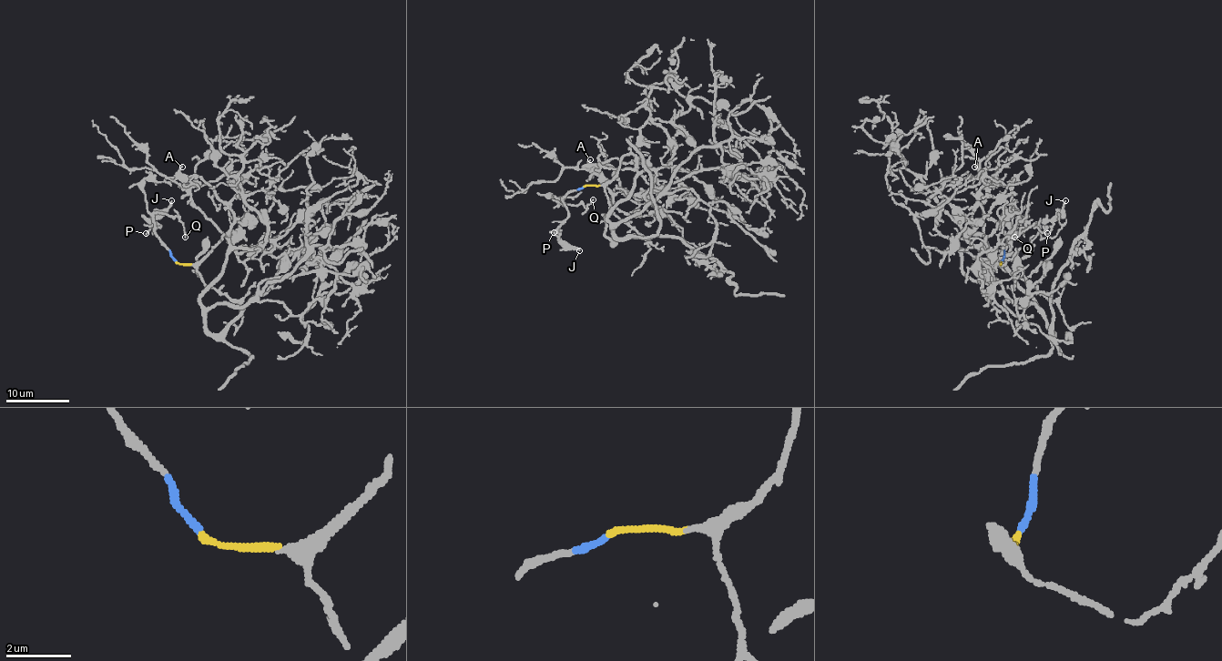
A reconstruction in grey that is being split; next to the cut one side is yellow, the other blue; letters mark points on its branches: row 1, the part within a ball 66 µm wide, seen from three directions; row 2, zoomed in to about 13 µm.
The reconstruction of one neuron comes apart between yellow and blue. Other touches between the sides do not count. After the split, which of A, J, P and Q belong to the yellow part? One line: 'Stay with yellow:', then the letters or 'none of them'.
Stay with yellow: A

